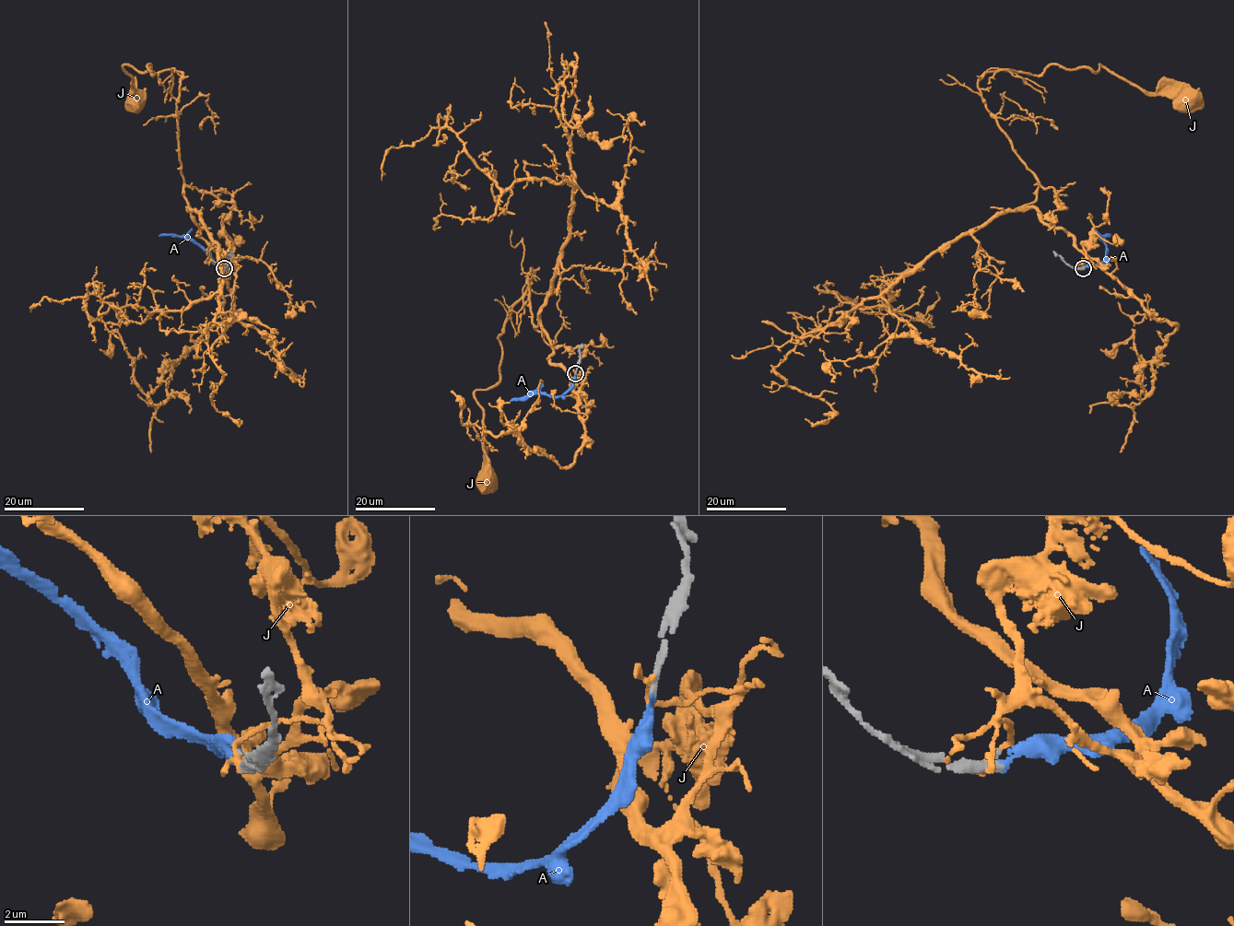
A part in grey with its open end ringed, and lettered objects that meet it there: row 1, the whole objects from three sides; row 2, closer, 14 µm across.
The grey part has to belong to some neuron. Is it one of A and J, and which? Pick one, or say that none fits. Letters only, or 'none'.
A

